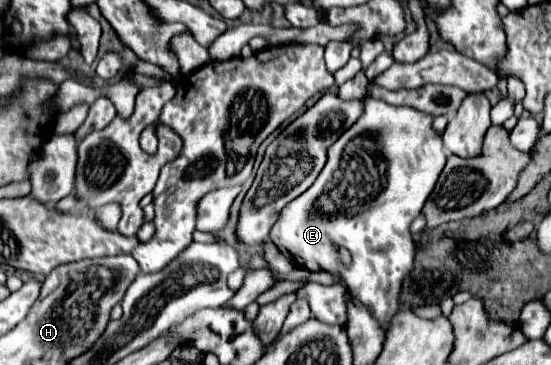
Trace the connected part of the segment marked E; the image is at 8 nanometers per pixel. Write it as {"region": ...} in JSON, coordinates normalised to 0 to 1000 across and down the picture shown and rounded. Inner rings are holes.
{"region":[[[662,266],[662,304],[659,315],[648,326],[644,342],[637,342],[608,392],[604,403],[597,408],[597,436],[590,447],[590,458],[583,463],[579,485],[572,490],[572,501],[550,529],[543,534],[543,545],[532,545],[532,556],[521,556],[514,573],[510,573],[510,589],[503,600],[503,611],[495,616],[492,627],[492,660],[514,688],[514,699],[528,715],[528,726],[543,732],[543,737],[561,737],[561,742],[601,742],[601,748],[619,748],[619,759],[626,764],[630,775],[630,792],[644,808],[644,819],[655,830],[655,836],[666,836],[670,852],[677,852],[677,868],[684,868],[684,885],[691,885],[695,907],[706,901],[706,874],[713,874],[713,863],[724,852],[728,830],[724,830],[724,803],[728,803],[728,775],[735,770],[735,753],[742,753],[742,742],[750,742],[750,699],[757,693],[757,671],[746,649],[746,611],[750,600],[764,584],[771,551],[775,551],[775,534],[786,523],[793,490],[797,490],[797,474],[804,468],[808,447],[811,447],[811,425],[804,414],[804,392],[800,392],[800,375],[789,364],[789,353],[782,348],[782,332],[786,321],[782,315],[771,315],[764,304],[750,304],[746,293],[713,293],[699,277],[688,277],[688,271],[677,271],[677,266]],[[662,485],[666,490],[688,490],[691,501],[681,501],[684,512],[670,512],[662,507]],[[626,677],[633,693],[637,693],[637,721],[626,726],[619,721],[619,699],[615,699],[615,682]]]}

